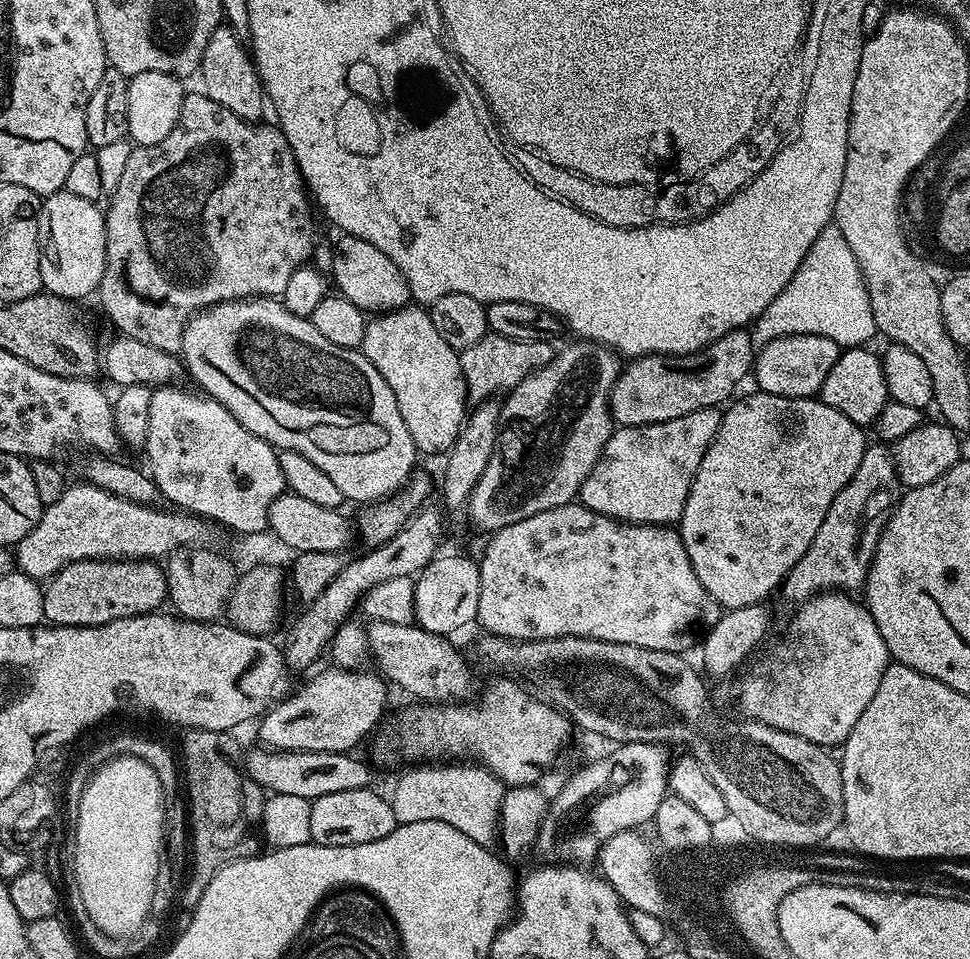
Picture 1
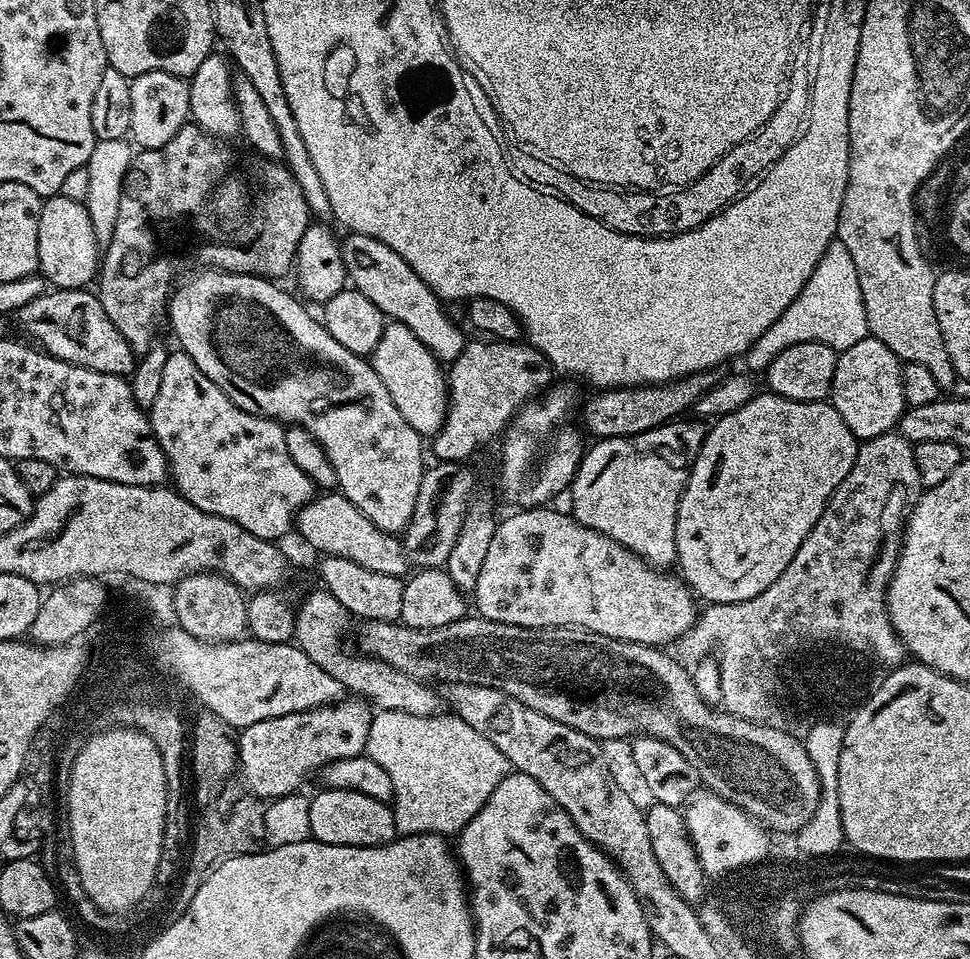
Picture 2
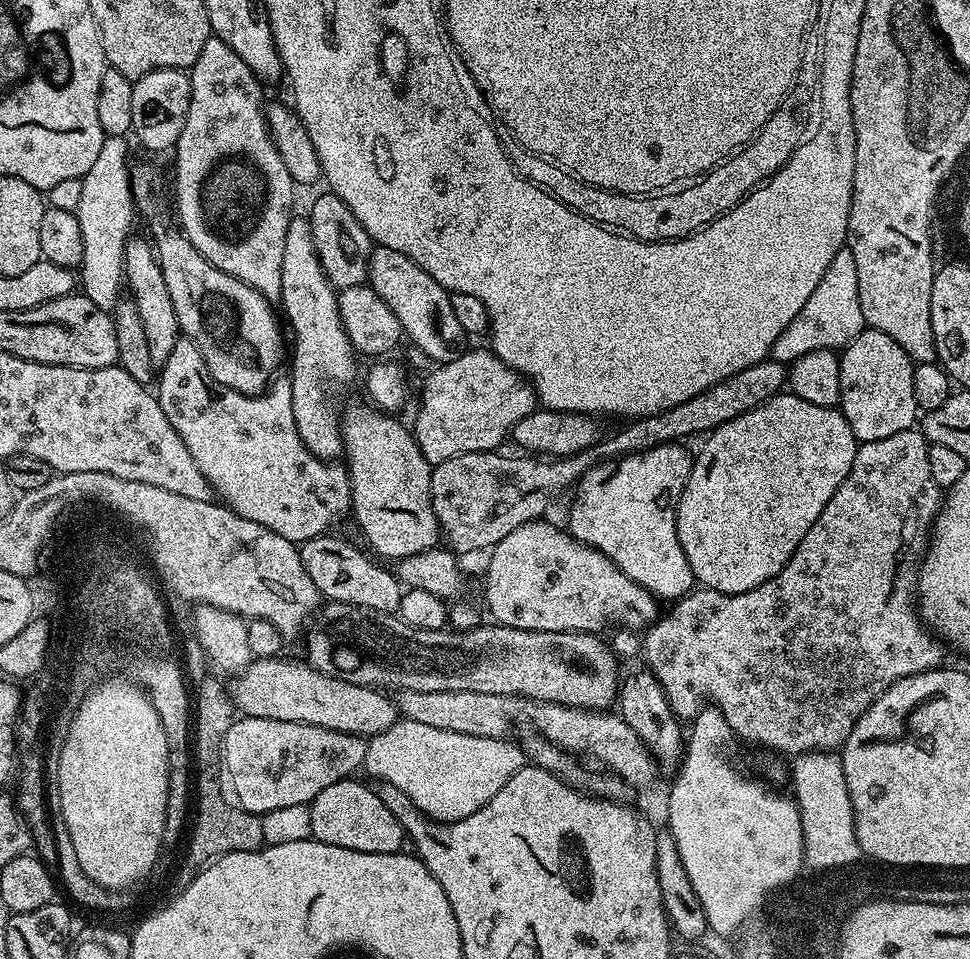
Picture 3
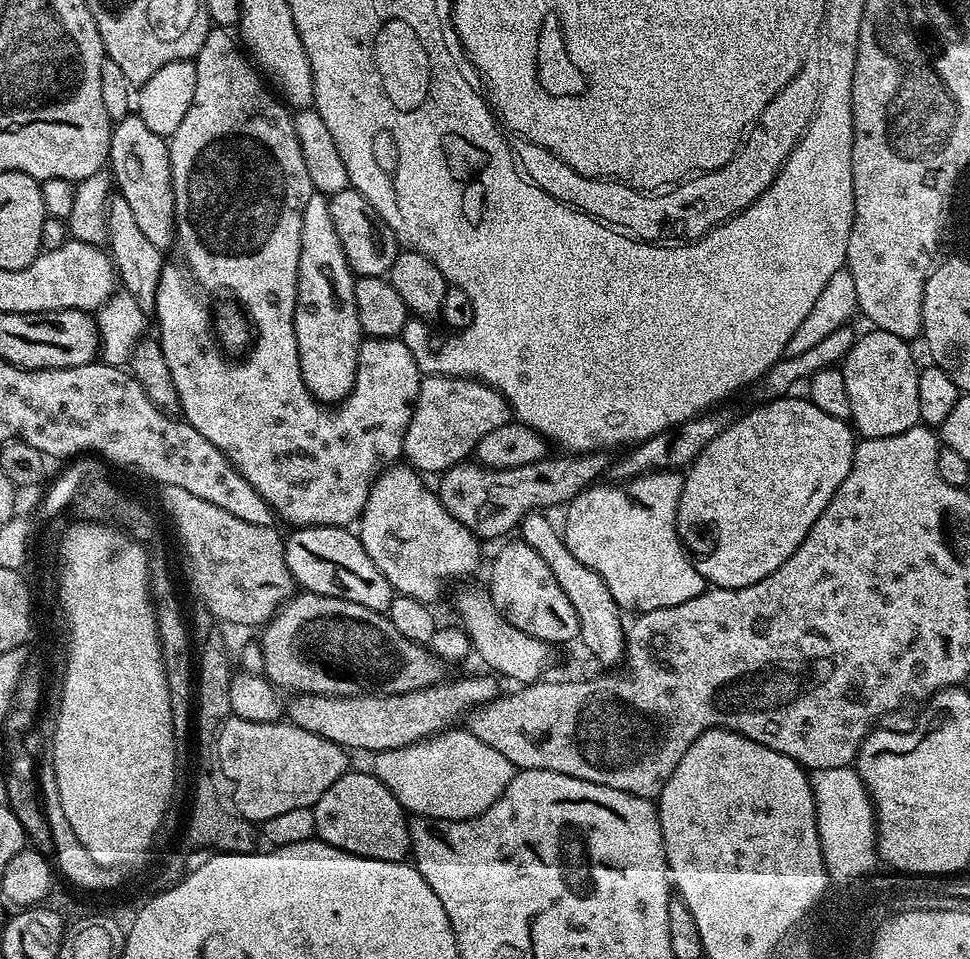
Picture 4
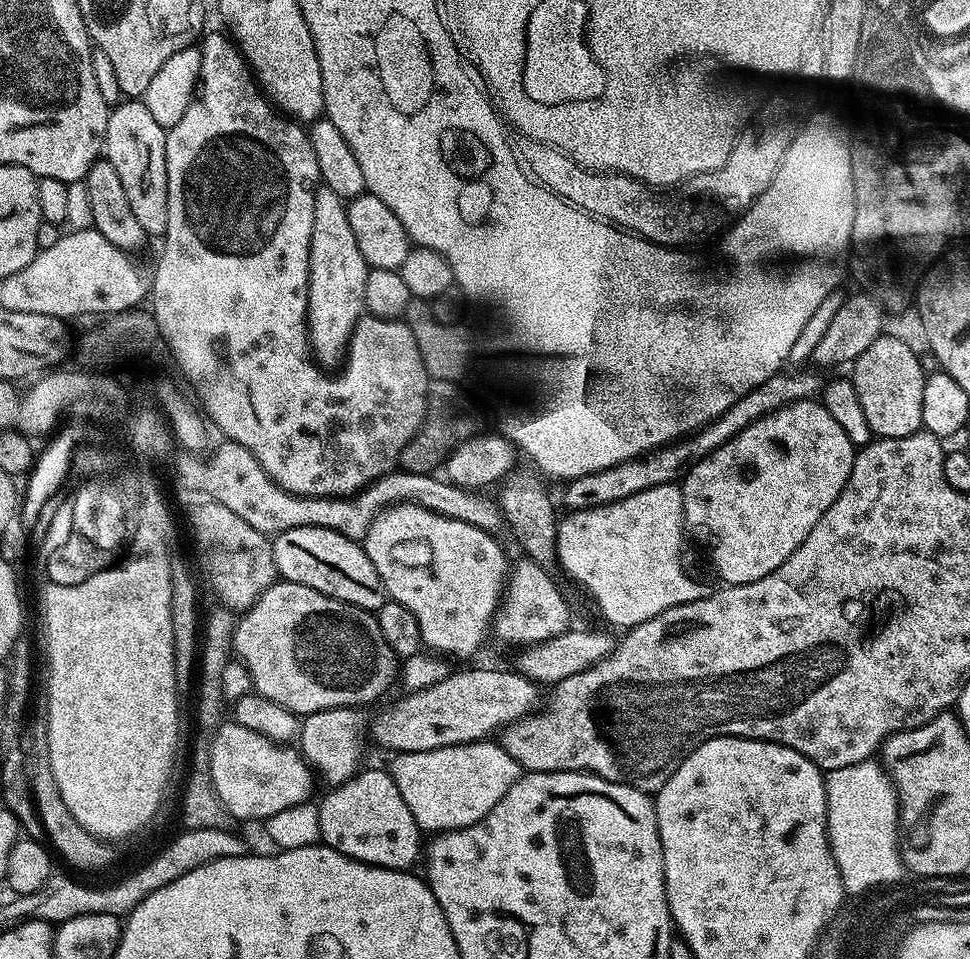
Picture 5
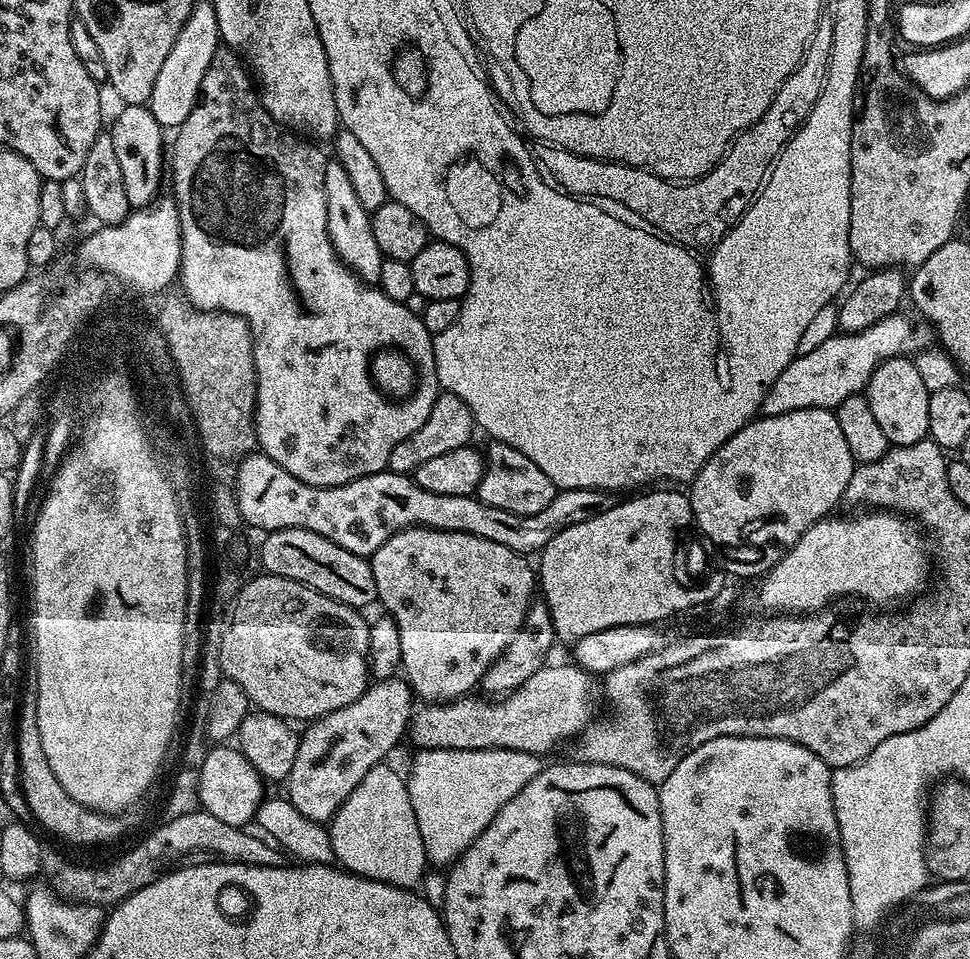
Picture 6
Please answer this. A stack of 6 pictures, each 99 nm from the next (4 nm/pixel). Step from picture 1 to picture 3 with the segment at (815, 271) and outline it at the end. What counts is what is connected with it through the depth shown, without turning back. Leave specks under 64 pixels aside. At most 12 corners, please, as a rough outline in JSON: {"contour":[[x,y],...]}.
{"contour":[[845,246],[770,356],[788,366],[865,327]]}

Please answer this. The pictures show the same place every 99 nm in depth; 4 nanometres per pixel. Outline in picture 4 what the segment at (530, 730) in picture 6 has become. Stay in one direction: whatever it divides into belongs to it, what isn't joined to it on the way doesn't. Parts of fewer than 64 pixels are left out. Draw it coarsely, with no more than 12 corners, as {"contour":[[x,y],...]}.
{"contour":[[497,677],[389,696],[310,696],[286,716],[375,754],[449,731],[496,699]]}

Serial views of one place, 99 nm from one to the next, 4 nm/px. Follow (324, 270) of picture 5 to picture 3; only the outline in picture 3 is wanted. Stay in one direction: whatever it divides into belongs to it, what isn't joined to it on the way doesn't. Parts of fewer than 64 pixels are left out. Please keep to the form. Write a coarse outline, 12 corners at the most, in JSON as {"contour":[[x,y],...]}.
{"contour":[[304,214],[286,226],[282,290],[298,438],[344,456],[324,388],[356,380],[358,353]]}

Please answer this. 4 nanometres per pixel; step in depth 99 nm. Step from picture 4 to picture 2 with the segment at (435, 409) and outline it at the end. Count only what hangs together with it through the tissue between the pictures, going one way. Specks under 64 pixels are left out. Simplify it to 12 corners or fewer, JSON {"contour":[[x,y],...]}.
{"contour":[[476,338],[446,372],[430,440],[464,462],[553,387],[527,342]]}

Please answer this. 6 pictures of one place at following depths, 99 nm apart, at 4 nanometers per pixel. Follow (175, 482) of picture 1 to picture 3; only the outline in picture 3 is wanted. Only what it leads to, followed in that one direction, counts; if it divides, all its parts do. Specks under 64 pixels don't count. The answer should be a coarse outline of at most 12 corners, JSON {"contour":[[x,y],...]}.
{"contour":[[181,338],[158,399],[237,516],[299,546],[352,486],[298,438],[291,379],[219,384]]}

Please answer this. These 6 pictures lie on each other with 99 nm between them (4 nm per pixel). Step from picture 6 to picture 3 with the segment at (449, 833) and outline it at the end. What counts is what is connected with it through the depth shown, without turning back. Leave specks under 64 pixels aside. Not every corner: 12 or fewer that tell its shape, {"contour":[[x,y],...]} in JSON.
{"contour":[[400,718],[366,769],[431,820],[486,806],[526,756]]}

